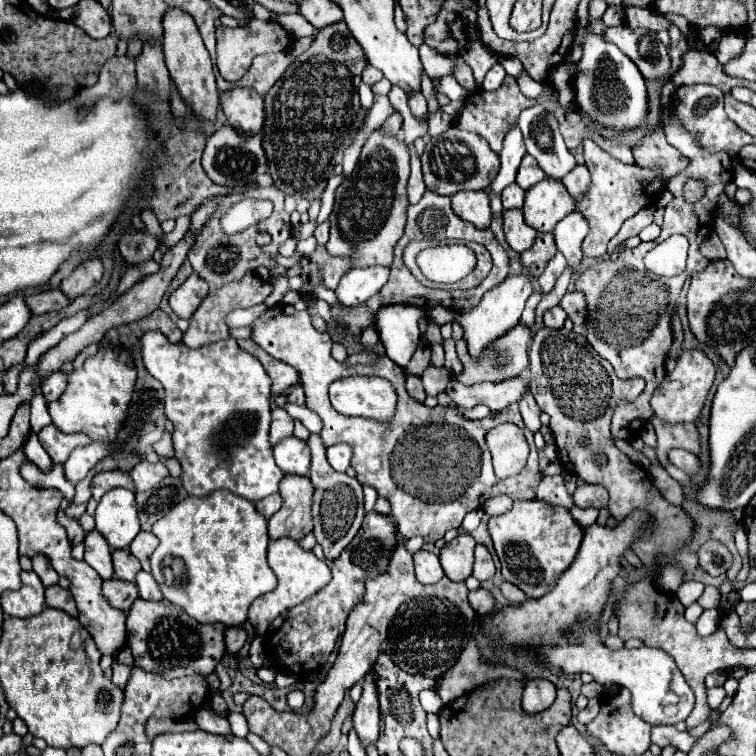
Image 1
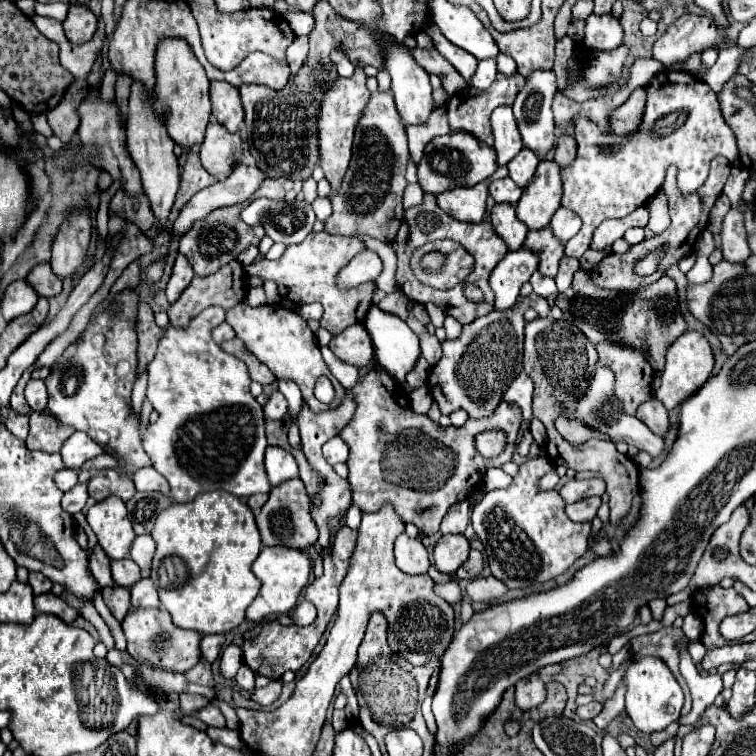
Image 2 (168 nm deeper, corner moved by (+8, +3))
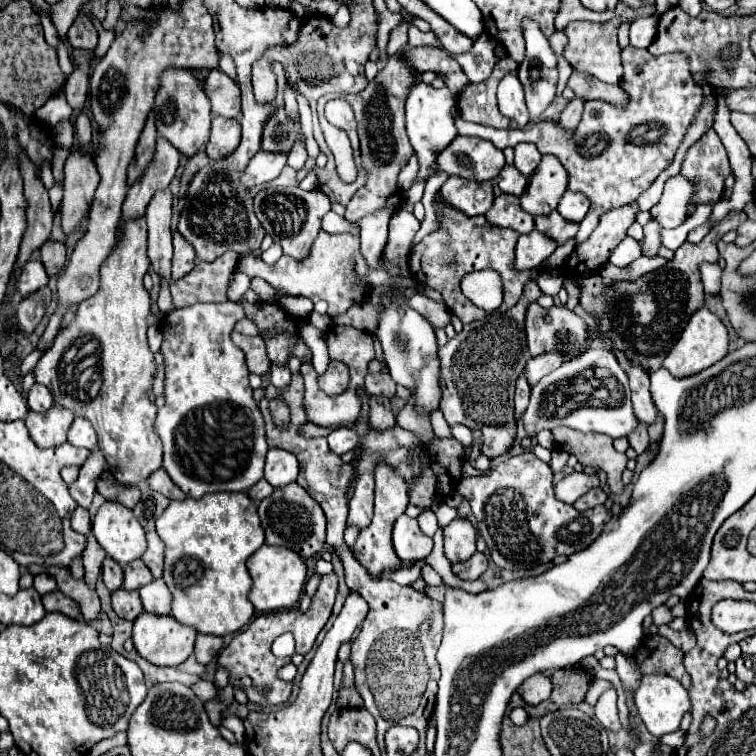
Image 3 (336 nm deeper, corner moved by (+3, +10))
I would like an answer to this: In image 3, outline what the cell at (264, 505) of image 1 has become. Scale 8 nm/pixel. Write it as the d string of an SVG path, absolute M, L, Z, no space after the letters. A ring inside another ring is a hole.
M261 478L247 494L249 494L249 498L251 498L253 502L261 502L261 500L267 498L269 494L273 494L273 486L269 486L269 482L265 482L265 478Z

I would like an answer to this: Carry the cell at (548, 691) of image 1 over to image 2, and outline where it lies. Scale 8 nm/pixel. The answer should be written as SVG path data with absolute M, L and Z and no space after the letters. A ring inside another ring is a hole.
M532 675L516 685L516 705L522 711L538 707L546 699L546 685L540 681L538 675Z

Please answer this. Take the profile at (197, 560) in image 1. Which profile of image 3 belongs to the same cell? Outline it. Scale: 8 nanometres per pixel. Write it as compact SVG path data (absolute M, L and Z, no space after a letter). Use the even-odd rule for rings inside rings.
M215 492L205 494L199 500L191 496L173 500L161 518L157 518L157 534L165 542L163 580L173 594L171 616L181 624L195 626L199 634L227 636L241 630L255 614L255 608L249 602L253 578L247 570L247 558L265 542L255 502L245 492Z

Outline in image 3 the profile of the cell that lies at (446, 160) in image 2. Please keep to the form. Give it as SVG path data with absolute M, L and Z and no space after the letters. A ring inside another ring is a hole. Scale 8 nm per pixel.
M457 136L445 150L437 154L431 176L435 176L437 172L445 172L449 176L485 182L493 180L503 166L503 150L499 150L493 142L473 136Z

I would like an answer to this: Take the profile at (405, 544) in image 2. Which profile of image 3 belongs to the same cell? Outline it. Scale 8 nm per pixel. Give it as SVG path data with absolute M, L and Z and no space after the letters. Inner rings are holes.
M403 514L393 528L393 548L401 560L415 562L431 554L433 540L421 532L417 520Z

